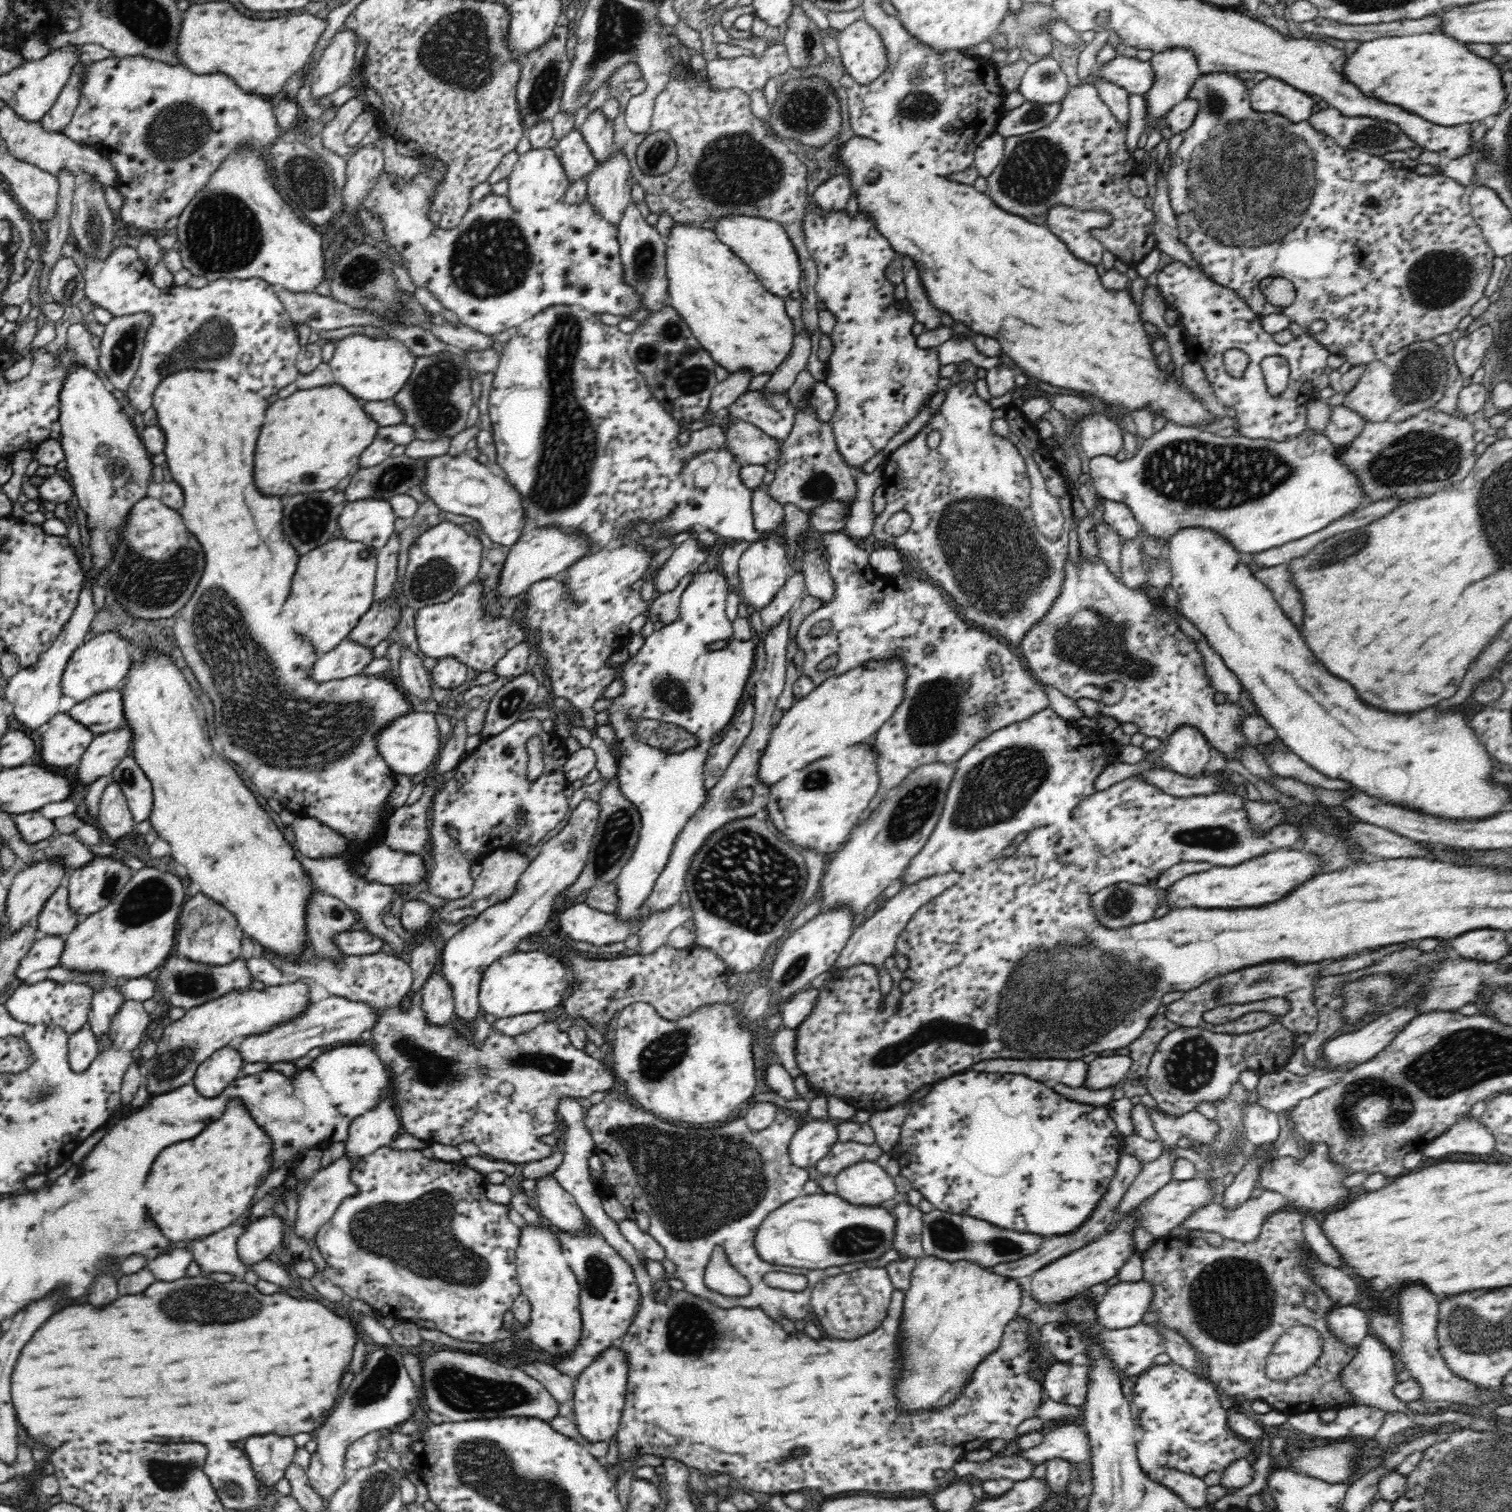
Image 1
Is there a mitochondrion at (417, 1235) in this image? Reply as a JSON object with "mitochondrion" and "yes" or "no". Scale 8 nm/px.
{"mitochondrion":"yes"}

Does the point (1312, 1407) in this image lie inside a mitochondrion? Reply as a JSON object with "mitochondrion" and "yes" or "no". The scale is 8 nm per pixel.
{"mitochondrion":"no"}

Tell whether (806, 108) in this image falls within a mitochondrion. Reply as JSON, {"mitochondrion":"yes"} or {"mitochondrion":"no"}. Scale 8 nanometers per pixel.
{"mitochondrion":"yes"}

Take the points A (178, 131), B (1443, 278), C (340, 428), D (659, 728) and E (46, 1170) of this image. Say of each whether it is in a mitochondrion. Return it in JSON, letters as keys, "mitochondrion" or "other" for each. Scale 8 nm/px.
{"A":"mitochondrion","B":"mitochondrion","C":"other","D":"mitochondrion","E":"other"}

